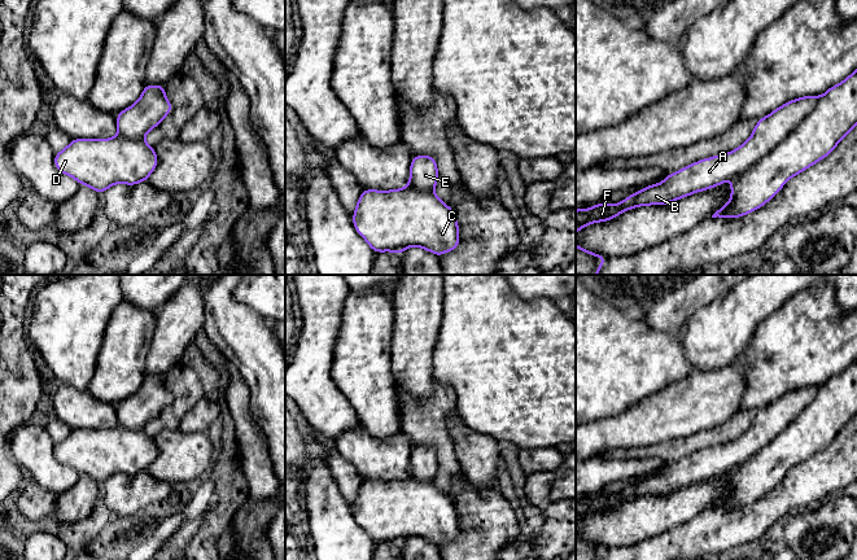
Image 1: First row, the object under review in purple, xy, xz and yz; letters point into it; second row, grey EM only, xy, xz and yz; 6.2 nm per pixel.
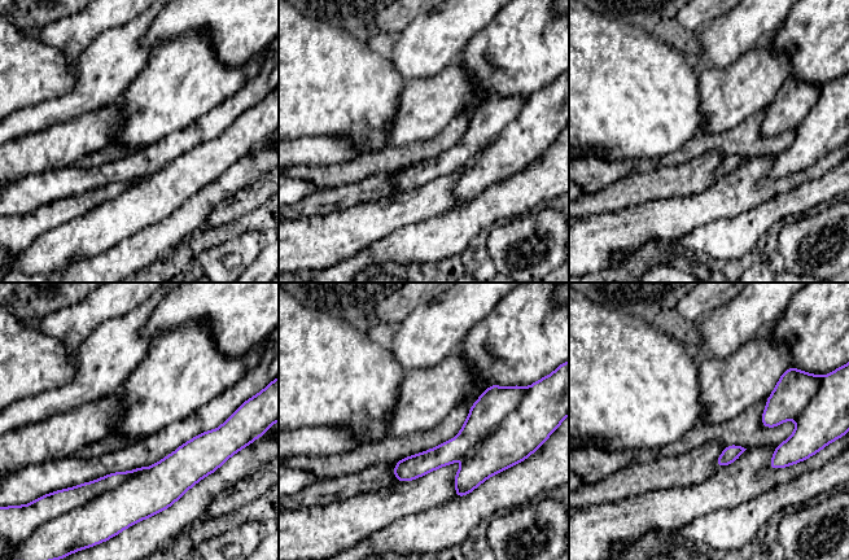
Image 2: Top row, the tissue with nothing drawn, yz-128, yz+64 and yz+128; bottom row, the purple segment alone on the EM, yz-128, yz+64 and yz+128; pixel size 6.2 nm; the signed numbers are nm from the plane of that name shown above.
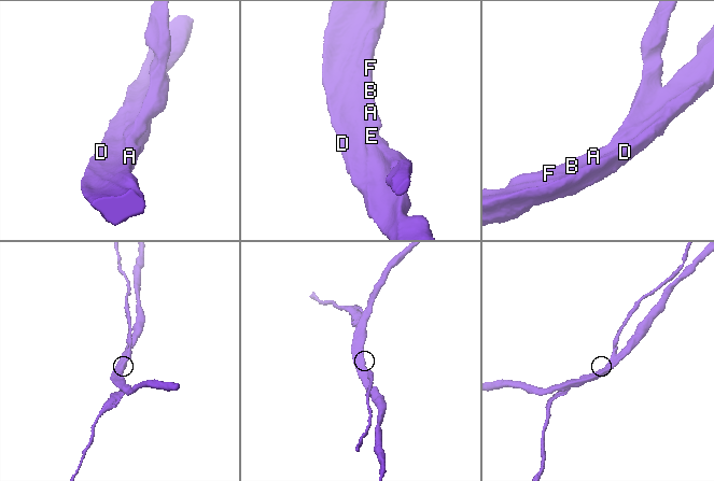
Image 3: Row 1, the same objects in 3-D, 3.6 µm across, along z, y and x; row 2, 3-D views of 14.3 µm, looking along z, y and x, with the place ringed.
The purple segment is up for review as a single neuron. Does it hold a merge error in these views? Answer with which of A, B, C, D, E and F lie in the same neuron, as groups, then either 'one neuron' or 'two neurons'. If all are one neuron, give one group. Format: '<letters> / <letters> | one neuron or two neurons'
A B E F / C D | two neurons

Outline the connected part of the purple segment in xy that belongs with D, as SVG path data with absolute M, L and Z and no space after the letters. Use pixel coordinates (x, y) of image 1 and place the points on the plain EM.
M119 424L112 429L74 429L54 445L54 458L60 463L97 484L117 473L147 472L157 455L154 438L144 429L127 429Z

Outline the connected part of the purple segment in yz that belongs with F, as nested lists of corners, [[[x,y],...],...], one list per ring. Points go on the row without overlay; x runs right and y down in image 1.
[[[804,386],[786,393],[758,410],[749,429],[735,441],[696,451],[666,465],[663,473],[646,477],[616,495],[598,493],[590,499],[576,500],[576,524],[590,513],[612,511],[626,500],[644,495],[668,495],[742,465],[795,420],[816,398],[817,391],[817,386]]]

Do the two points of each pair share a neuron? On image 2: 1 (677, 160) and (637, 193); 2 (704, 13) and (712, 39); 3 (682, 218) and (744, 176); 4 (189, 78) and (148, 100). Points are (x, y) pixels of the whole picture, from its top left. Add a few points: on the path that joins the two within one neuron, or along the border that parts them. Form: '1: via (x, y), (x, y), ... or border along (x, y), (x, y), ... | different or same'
1: border along (699, 156), (679, 165), (669, 166) | different
2: border along (725, 13), (710, 20), (697, 30) | different
3: via (697, 209), (722, 200), (730, 192) | same
4: via (179, 86), (169, 96), (158, 100) | same

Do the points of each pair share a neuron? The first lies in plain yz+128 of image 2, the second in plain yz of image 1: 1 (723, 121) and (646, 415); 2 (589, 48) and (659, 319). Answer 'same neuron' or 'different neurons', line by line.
1: same neuron
2: different neurons

